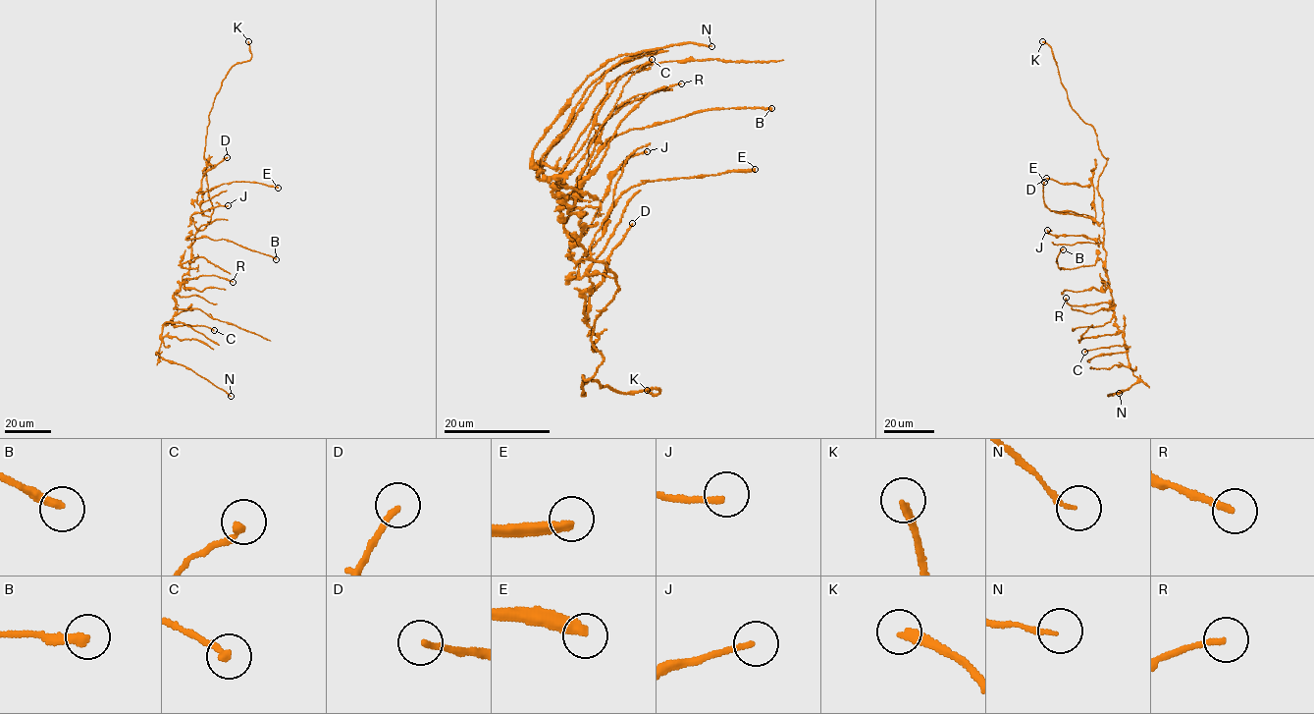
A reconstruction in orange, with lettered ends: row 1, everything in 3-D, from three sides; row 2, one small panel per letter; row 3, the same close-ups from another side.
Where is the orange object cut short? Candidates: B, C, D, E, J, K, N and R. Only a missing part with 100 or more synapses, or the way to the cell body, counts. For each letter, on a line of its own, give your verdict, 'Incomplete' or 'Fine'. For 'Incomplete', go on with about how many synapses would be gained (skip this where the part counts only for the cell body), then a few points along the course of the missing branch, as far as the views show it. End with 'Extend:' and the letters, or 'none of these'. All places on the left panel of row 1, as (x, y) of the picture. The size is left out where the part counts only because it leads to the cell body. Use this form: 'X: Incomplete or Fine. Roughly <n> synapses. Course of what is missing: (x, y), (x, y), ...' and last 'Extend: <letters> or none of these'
B: Fine
C: Fine
D: Fine
E: Fine
J: Fine
K: Incomplete
N: Fine
R: Fine
Extend: K

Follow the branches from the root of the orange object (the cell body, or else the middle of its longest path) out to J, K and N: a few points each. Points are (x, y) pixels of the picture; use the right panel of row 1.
J: (1104, 248), (1099, 239), (1083, 235), (1056, 236), (1047, 230)
K: (1104, 248), (1102, 198), (1097, 187), (1108, 159), (1099, 148), (1095, 131), (1072, 108), (1051, 47), (1042, 41)
N: (1104, 248), (1115, 326), (1123, 332), (1129, 366), (1137, 379), (1129, 389), (1107, 395), (1119, 393)

